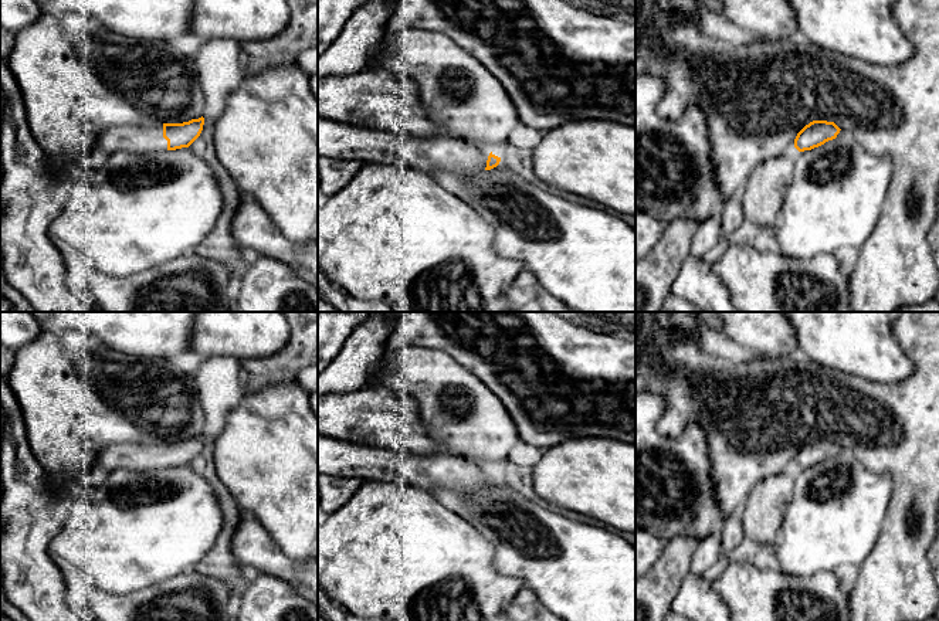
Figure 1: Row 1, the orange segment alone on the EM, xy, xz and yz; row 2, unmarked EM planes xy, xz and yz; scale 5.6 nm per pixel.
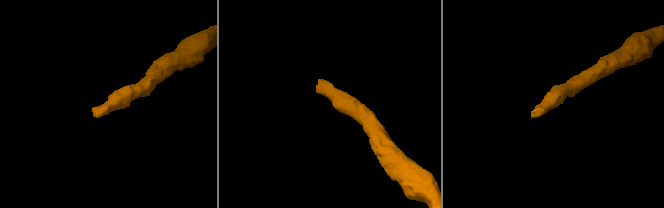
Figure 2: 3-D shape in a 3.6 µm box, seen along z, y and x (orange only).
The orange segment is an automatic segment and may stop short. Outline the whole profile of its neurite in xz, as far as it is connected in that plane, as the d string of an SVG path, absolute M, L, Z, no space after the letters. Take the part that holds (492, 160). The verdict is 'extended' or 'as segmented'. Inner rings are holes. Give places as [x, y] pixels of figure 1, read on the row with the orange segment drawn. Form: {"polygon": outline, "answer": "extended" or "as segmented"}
{"polygon": "M318 115L318 157L325 156L377 164L403 164L430 176L434 172L447 170L467 177L477 176L482 169L491 170L501 162L501 157L492 152L451 136L417 138L410 133L353 126Z", "answer": "extended"}

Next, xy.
{"polygon": "M204 118L183 123L163 123L150 126L122 125L104 130L95 146L95 157L126 150L136 153L157 153L189 147L201 133Z", "answer": "extended"}

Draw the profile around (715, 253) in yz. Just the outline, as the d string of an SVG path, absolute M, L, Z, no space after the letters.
M721 237L721 241L712 247L708 252L702 255L702 259L712 267L721 257L722 254L728 250L728 237Z

